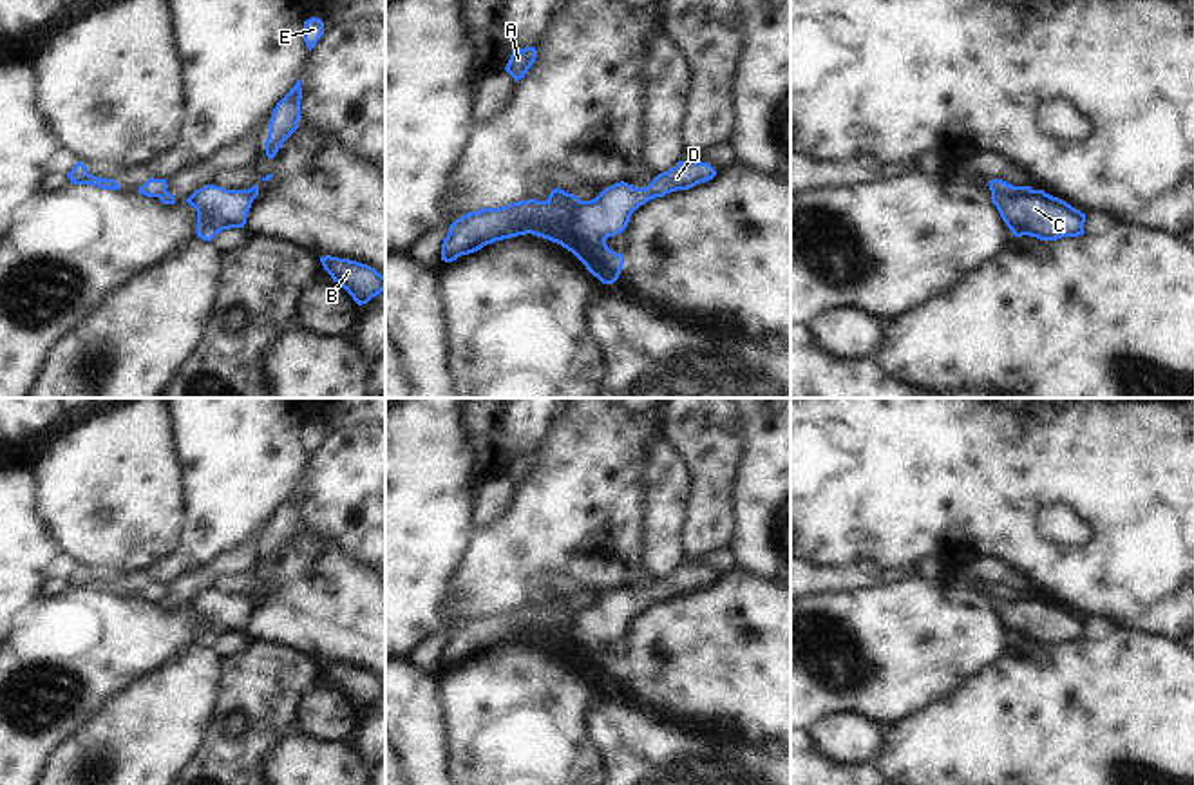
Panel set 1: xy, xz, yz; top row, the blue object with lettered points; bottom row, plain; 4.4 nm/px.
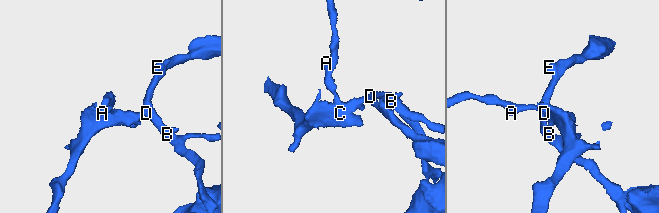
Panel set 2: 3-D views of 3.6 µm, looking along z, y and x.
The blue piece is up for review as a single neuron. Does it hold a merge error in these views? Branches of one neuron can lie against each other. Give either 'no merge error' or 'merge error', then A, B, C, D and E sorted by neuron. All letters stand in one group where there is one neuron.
merge error; groups A B D E / C

